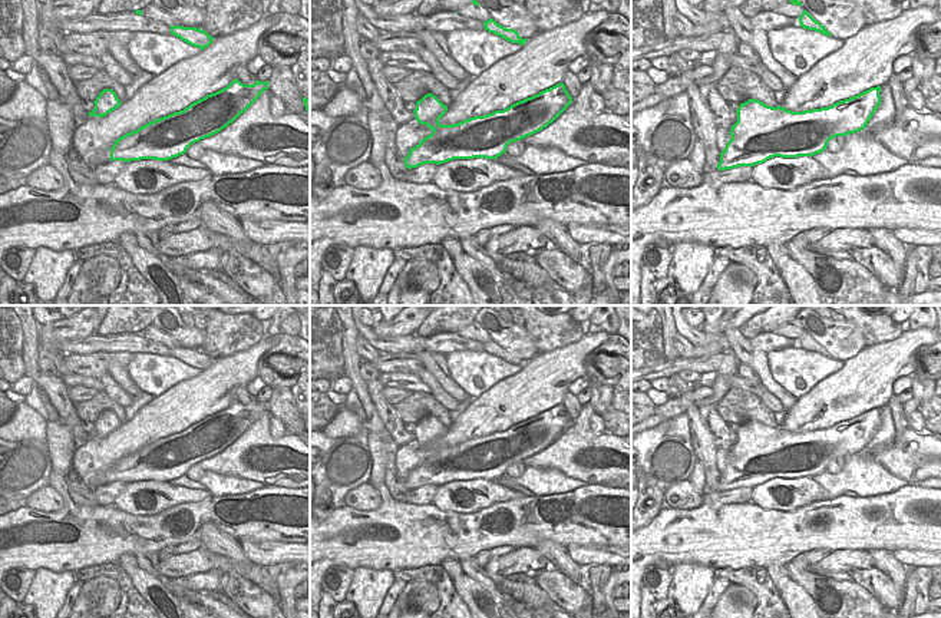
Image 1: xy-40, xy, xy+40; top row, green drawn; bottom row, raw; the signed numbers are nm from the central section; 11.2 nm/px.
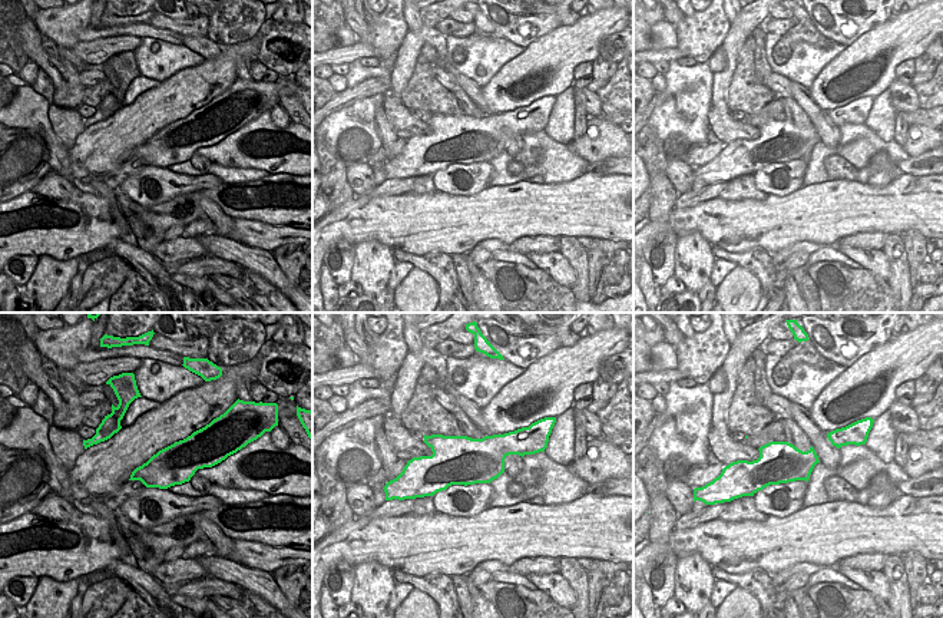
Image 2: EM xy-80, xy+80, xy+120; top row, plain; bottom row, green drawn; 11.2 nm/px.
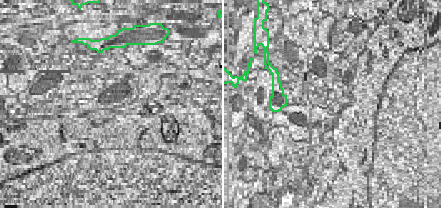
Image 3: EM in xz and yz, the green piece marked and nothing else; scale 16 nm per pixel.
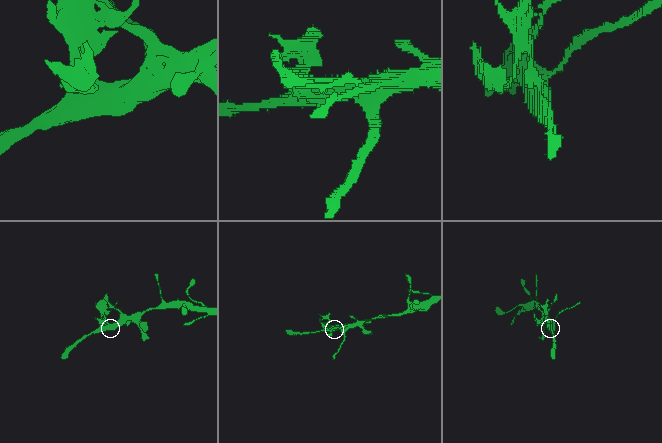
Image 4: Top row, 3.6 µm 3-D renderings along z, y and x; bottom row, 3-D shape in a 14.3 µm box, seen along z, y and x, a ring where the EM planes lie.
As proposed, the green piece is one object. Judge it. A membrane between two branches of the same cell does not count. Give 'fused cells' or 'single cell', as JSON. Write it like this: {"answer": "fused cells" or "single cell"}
{"answer": "fused cells"}

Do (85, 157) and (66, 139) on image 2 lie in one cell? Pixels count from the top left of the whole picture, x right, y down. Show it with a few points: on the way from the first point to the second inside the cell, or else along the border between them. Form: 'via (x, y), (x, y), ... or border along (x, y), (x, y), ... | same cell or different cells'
border along (85, 128), (76, 138), (68, 157) | different cells

